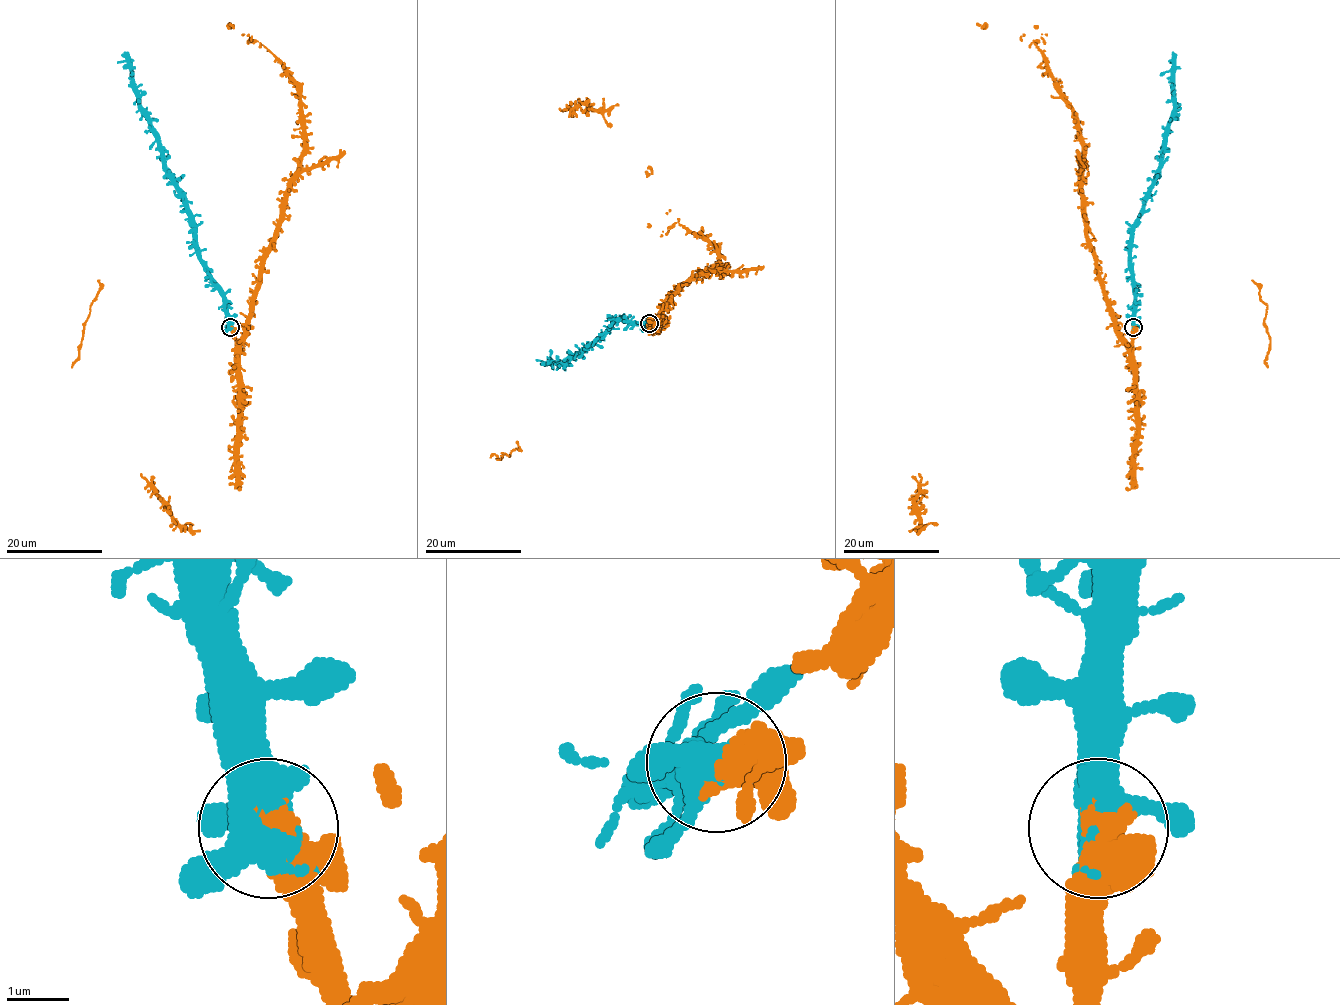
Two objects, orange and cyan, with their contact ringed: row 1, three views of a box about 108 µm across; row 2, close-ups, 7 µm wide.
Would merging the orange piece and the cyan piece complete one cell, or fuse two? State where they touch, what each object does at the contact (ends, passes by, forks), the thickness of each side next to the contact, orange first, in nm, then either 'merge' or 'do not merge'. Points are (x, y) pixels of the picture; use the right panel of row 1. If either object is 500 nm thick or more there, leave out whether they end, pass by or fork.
(1133, 327) | 440/500 nm | merge

